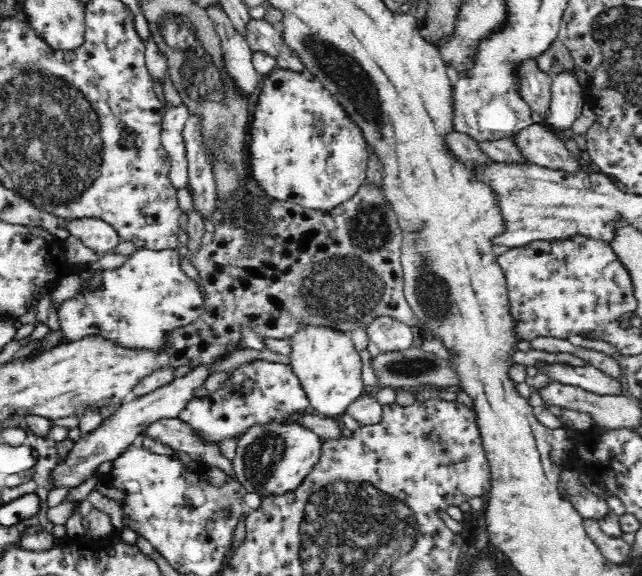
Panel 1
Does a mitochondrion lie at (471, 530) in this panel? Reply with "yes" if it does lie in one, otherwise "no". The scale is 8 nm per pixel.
no

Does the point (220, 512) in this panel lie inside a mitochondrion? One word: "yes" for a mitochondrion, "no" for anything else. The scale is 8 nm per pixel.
yes

